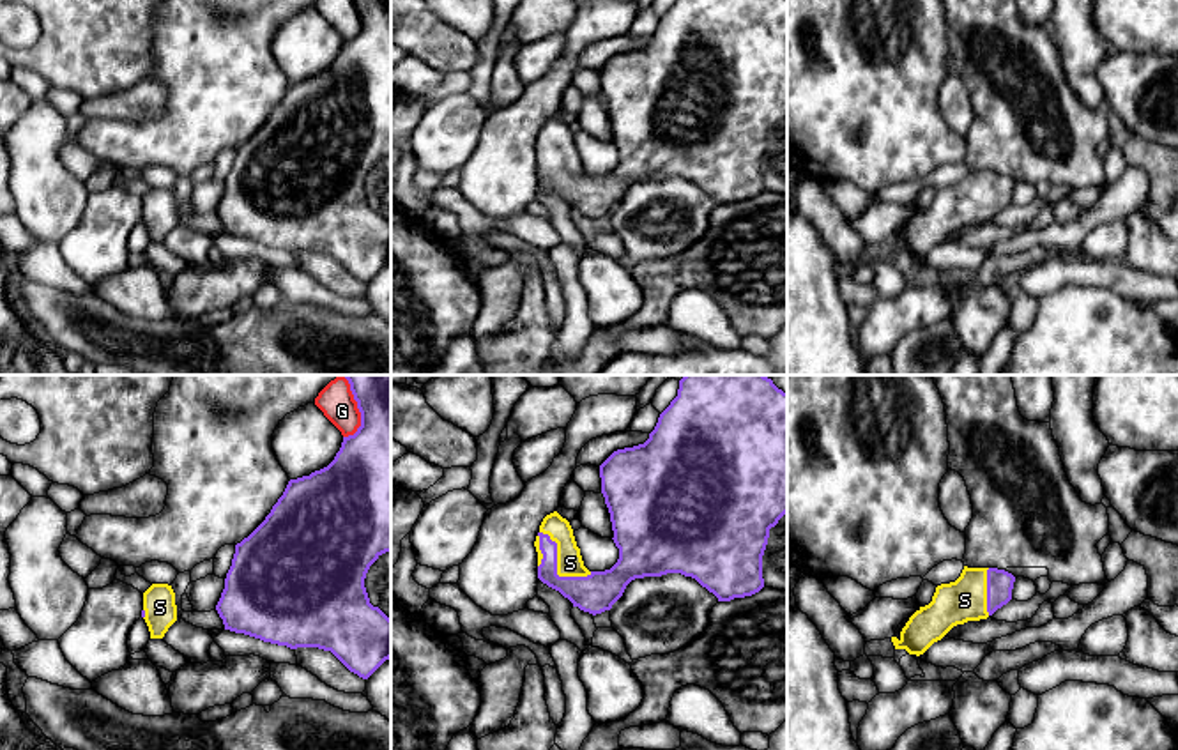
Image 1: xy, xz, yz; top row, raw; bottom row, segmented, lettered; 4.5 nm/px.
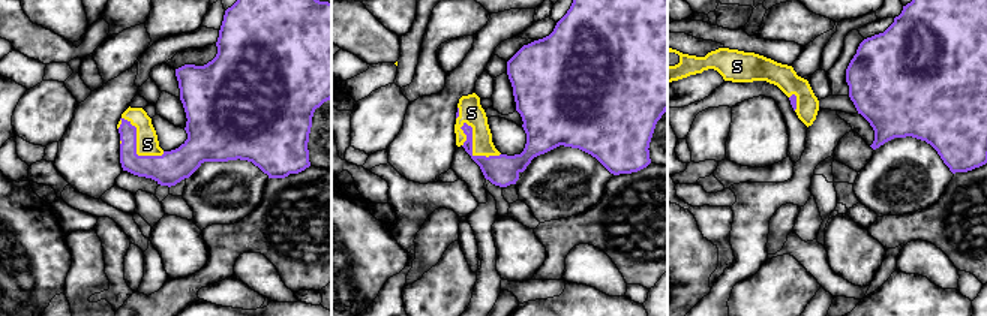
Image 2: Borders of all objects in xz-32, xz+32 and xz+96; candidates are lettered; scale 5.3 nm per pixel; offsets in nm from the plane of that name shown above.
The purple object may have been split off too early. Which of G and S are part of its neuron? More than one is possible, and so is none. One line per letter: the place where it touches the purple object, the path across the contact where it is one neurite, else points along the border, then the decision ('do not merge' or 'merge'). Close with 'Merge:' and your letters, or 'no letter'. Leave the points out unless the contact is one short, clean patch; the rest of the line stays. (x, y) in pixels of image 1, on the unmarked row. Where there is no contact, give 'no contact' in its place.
G: xy (361, 23) | do not merge
S: xz (556, 172) | merge
Merge: S

